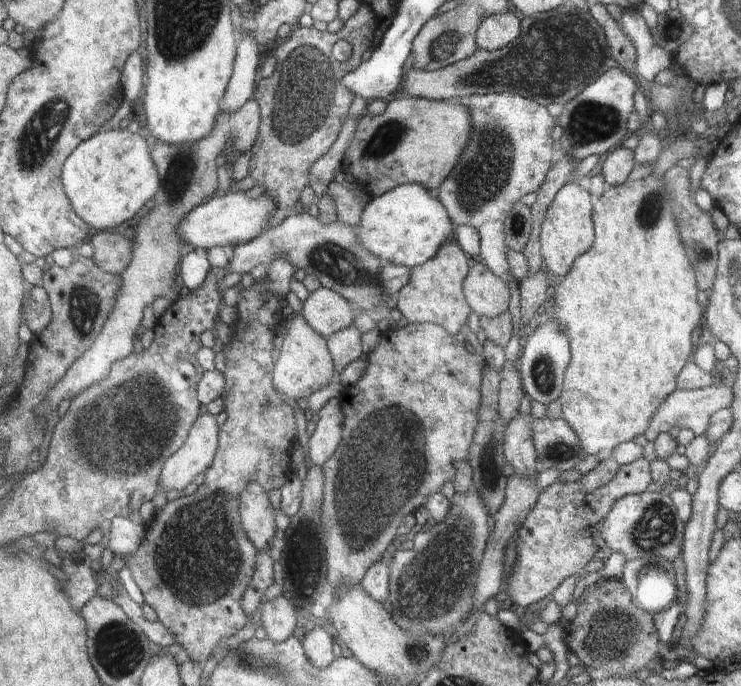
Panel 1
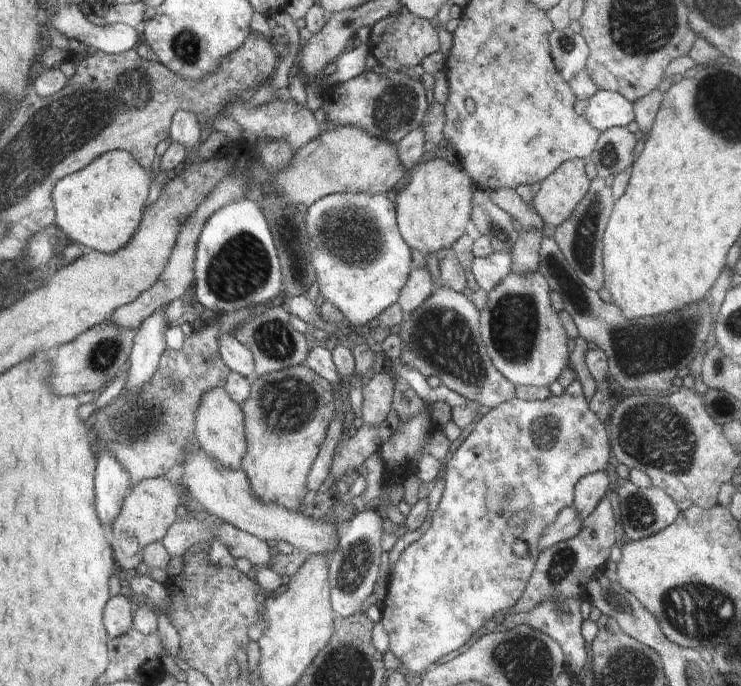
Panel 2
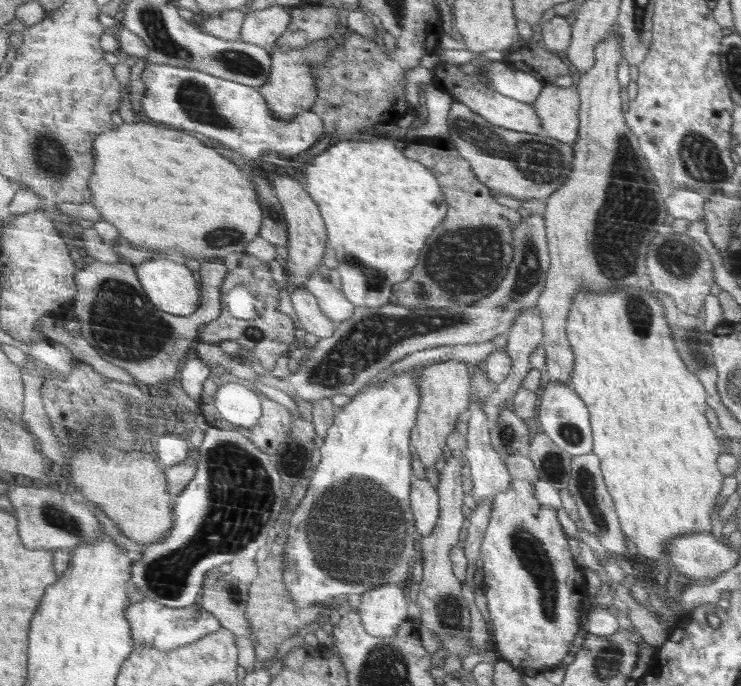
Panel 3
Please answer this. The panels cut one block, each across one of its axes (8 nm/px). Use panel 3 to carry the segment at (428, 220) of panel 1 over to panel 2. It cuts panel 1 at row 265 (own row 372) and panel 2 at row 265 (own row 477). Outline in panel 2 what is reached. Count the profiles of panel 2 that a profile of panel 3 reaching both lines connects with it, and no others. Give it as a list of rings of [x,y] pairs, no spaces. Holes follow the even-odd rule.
[[[334,193],[323,196],[300,212],[299,219],[306,222],[306,232],[310,236],[309,269],[314,280],[312,294],[320,294],[326,302],[338,308],[352,329],[358,331],[358,326],[370,324],[383,310],[397,302],[413,268],[410,246],[402,238],[396,223],[395,202],[386,193],[374,196]]]

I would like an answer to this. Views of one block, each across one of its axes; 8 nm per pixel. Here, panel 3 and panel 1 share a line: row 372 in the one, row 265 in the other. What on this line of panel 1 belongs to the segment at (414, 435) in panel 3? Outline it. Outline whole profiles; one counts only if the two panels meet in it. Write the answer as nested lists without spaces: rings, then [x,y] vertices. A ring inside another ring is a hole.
[[[454,239],[448,240],[432,260],[412,270],[412,280],[400,290],[397,309],[410,324],[438,324],[456,336],[458,332],[464,331],[466,318],[470,314],[469,302],[462,294],[462,284],[469,276],[472,263],[473,260]]]

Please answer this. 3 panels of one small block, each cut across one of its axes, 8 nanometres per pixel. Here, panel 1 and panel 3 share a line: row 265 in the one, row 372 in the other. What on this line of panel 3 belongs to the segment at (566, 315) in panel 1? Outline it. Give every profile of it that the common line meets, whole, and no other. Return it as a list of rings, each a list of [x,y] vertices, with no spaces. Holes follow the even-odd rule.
[[[638,284],[625,287],[610,294],[586,294],[578,292],[573,298],[573,307],[568,315],[568,342],[572,345],[572,350],[578,350],[578,366],[573,366],[573,375],[570,380],[576,395],[582,398],[590,414],[590,424],[593,438],[593,454],[600,460],[600,467],[603,480],[610,493],[616,514],[618,515],[622,532],[628,538],[633,551],[642,554],[650,560],[665,561],[666,546],[676,537],[684,536],[684,532],[707,532],[712,530],[712,510],[716,508],[720,490],[722,490],[722,480],[724,474],[717,467],[718,456],[720,456],[720,442],[710,430],[710,424],[706,420],[706,401],[708,392],[704,392],[702,384],[696,375],[688,370],[684,360],[682,360],[673,342],[672,330],[668,326],[665,318],[664,303],[660,298],[656,298],[645,288],[638,288]],[[658,418],[658,426],[654,424],[644,424],[646,420]]]

